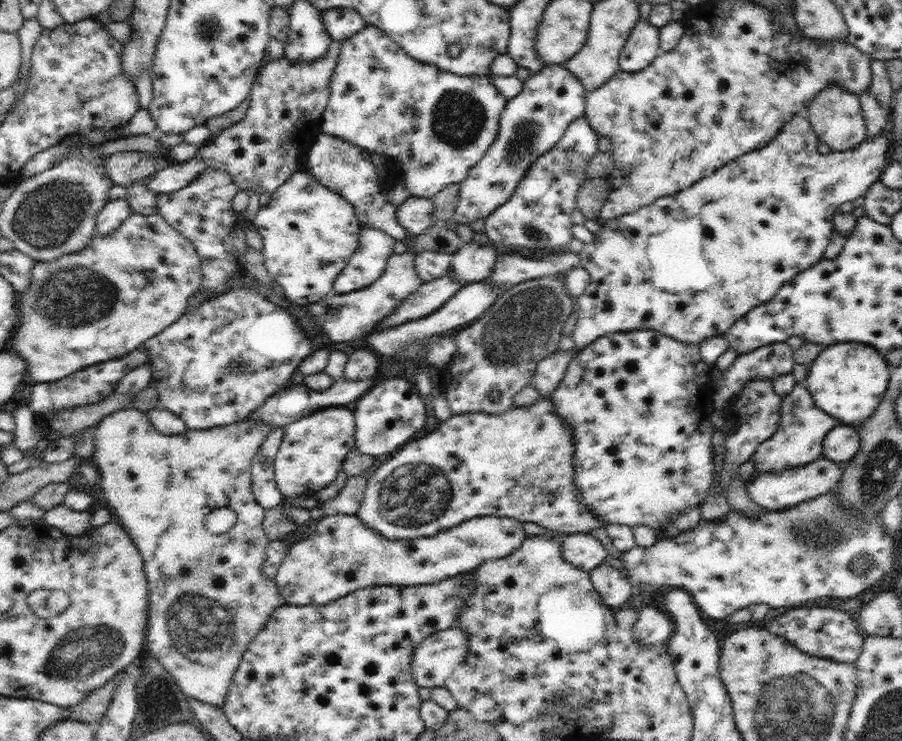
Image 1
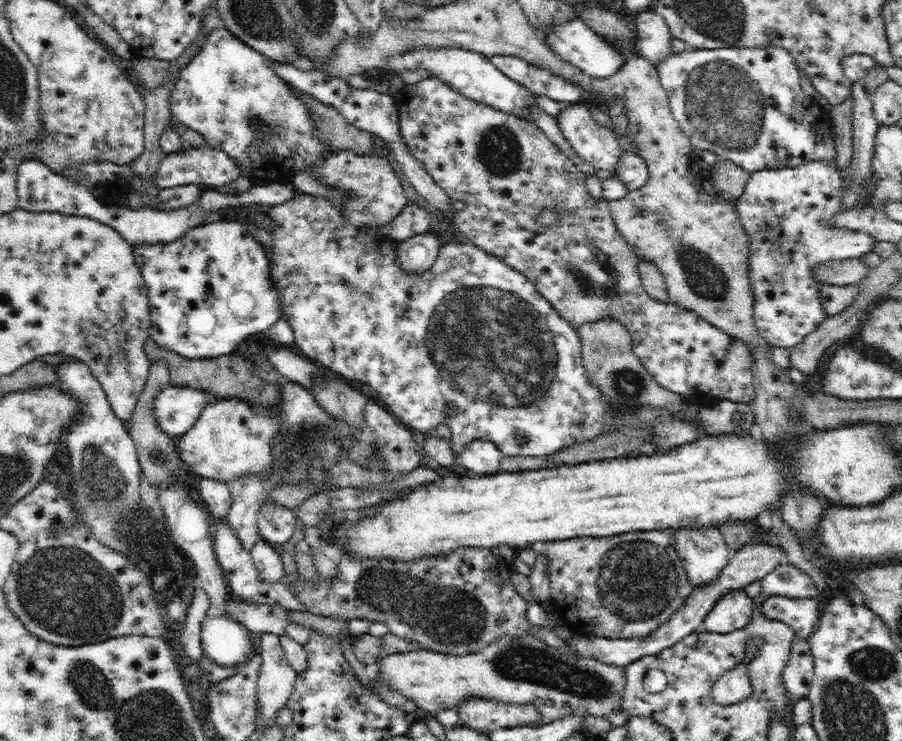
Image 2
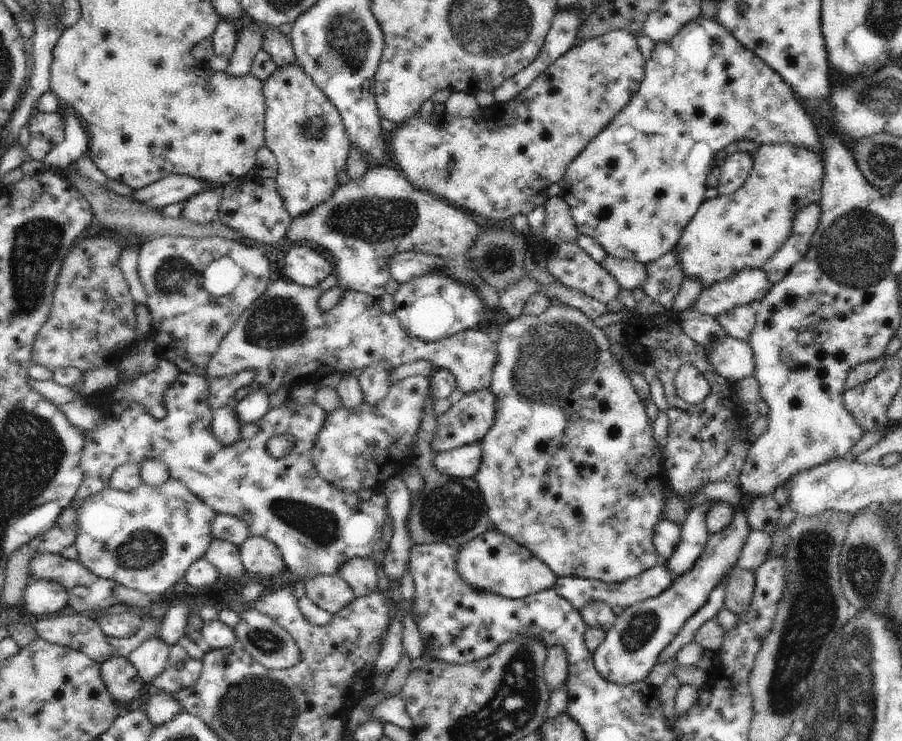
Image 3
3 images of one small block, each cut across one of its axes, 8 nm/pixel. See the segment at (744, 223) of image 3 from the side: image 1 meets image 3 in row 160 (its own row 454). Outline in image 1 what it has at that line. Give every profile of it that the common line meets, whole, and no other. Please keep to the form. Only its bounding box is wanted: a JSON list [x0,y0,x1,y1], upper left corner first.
[752,383,836,474]

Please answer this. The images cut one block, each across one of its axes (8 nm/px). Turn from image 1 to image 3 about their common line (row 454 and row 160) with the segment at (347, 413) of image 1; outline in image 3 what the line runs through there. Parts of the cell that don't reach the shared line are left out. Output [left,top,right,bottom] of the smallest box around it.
[263,63,351,218]

